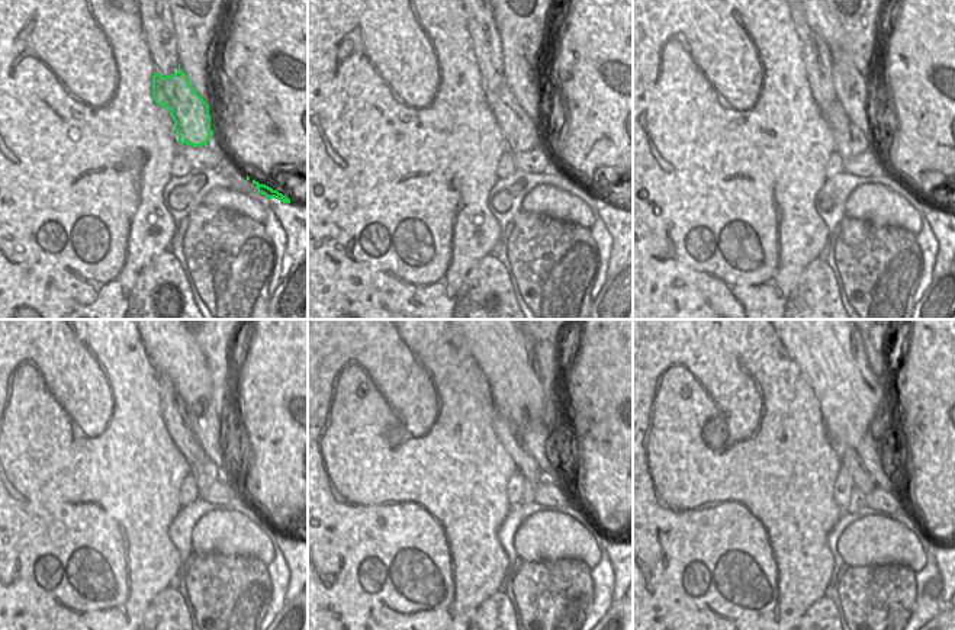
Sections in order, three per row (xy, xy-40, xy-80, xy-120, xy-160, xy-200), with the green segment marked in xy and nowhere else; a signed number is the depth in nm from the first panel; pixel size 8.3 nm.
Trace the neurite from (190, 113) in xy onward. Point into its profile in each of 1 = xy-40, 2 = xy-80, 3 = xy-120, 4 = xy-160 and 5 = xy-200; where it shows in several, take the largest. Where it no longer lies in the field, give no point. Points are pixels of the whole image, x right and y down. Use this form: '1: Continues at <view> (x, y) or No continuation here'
1: Continues at xy-40 (521, 132)
2: Continues at xy-80 (852, 142)
3: Continues at xy-120 (205, 476)
4: Continues at xy-160 (529, 487)
5: Continues at xy-200 (855, 489).

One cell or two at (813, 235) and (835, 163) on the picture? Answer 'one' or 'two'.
two

